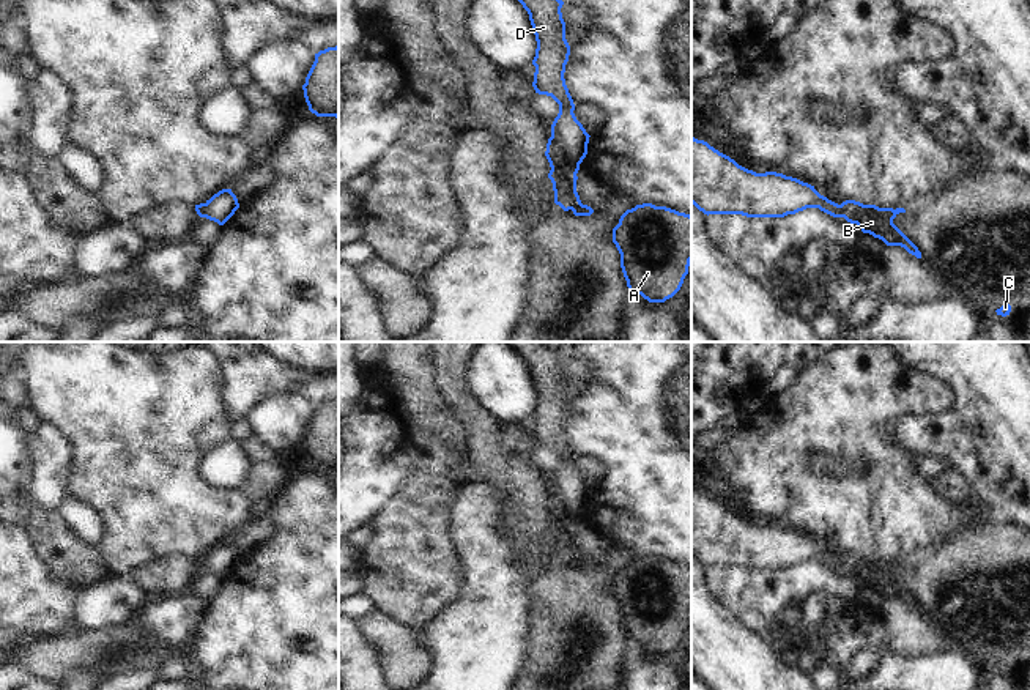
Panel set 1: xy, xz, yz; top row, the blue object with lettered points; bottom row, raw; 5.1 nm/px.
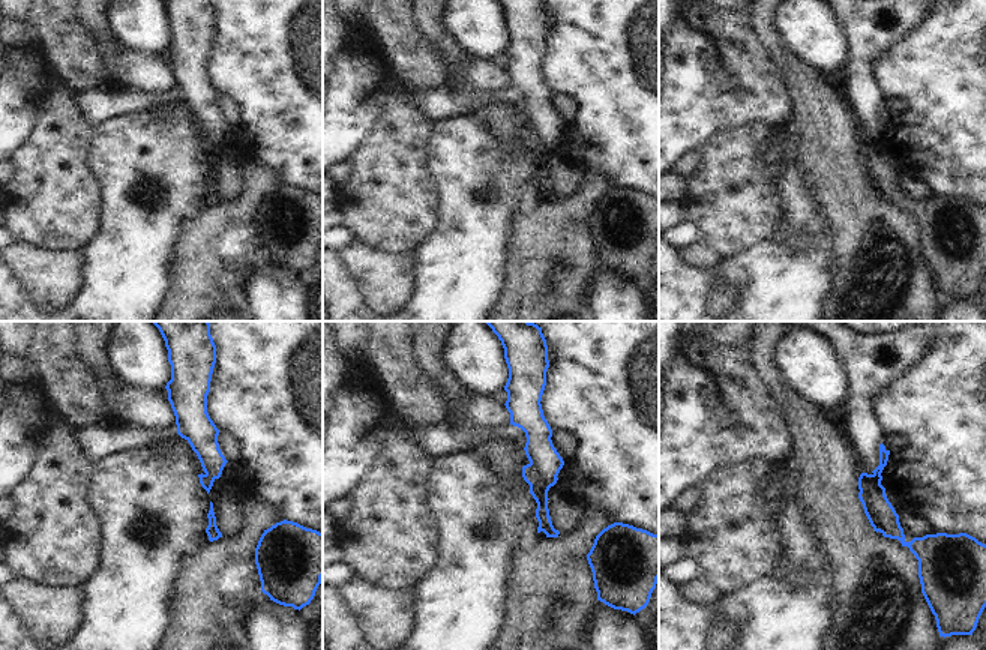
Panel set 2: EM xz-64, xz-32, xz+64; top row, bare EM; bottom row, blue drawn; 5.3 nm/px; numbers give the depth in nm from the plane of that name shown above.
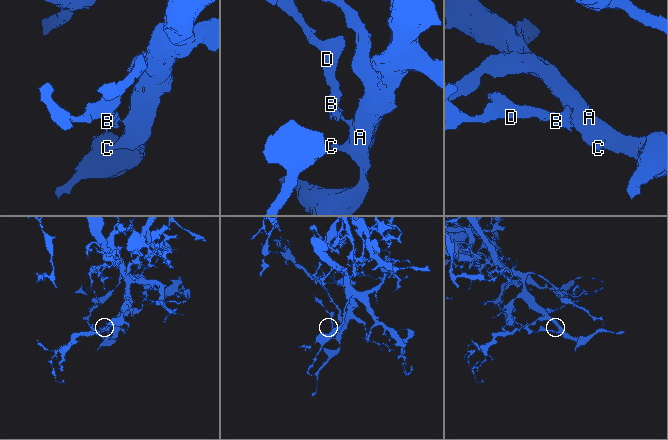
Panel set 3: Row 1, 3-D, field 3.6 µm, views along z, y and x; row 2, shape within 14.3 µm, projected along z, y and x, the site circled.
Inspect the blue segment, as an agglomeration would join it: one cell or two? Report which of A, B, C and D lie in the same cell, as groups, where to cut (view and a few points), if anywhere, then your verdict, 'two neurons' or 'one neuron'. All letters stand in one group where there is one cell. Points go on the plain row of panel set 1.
A B C / D; cut in xz along (552, 489), (569, 506), (580, 506), (586, 501); two neurons

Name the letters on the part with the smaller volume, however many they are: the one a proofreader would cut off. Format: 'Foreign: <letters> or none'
Foreign: D

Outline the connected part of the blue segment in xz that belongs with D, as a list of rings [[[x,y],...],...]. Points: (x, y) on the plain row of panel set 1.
[[[540,342],[506,343],[528,364],[535,388],[532,440],[535,446],[551,449],[559,457],[559,466],[551,477],[551,490],[561,496],[565,506],[580,507],[587,501],[591,488],[573,466],[575,457],[564,432],[570,408],[570,399],[565,392],[565,375],[561,365],[564,354]]]

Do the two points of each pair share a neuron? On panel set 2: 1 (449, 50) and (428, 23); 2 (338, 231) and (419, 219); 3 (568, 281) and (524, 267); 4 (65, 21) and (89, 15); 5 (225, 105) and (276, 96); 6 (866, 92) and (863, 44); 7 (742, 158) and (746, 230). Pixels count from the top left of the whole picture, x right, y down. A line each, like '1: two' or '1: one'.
1: one
2: two
3: one
4: two
5: two
6: one
7: one

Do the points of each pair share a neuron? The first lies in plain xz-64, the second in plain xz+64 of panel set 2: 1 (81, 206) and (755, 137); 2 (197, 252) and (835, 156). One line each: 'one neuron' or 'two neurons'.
1: one neuron
2: one neuron

